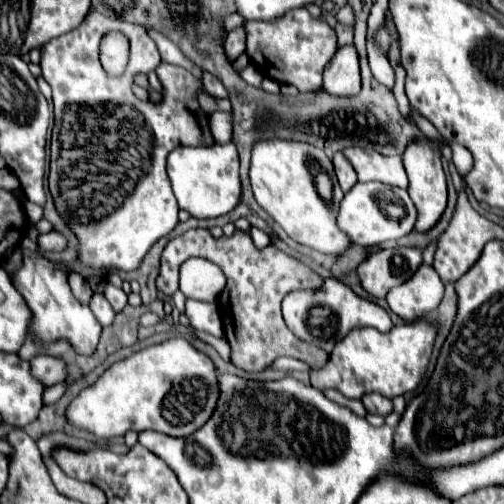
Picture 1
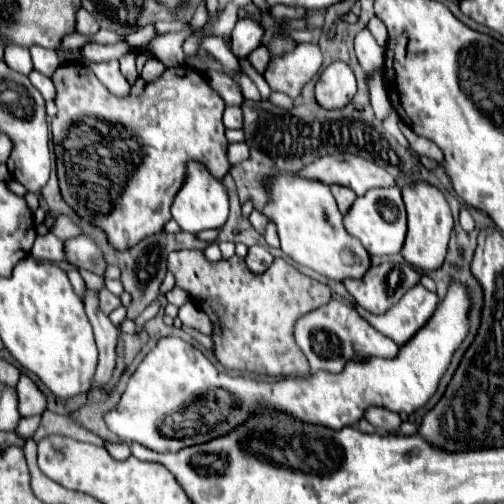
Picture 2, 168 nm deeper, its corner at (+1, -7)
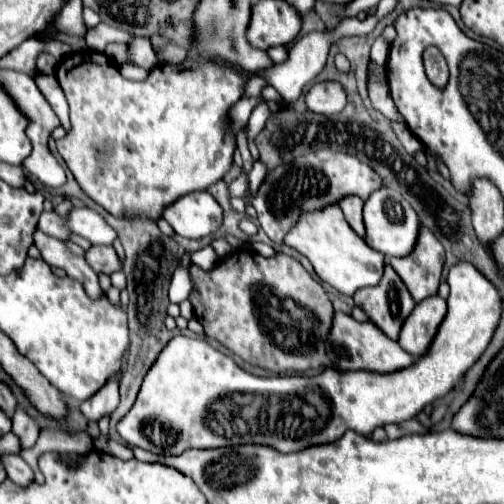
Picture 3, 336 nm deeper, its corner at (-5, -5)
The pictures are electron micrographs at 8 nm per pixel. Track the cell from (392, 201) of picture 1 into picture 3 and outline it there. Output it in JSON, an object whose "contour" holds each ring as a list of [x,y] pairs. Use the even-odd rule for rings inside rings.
{"contour":[[[382,186],[380,190],[372,192],[370,198],[364,202],[364,226],[366,226],[366,244],[378,252],[382,252],[386,258],[392,256],[406,256],[416,244],[420,220],[414,212],[414,208],[406,202],[406,198],[388,186]]]}

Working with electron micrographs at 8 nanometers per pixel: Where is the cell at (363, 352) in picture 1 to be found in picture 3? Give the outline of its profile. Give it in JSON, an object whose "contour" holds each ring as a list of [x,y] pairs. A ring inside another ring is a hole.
{"contour":[[[458,262],[452,266],[448,274],[448,314],[442,320],[428,354],[422,354],[414,360],[412,366],[378,374],[378,372],[338,372],[334,368],[326,368],[318,376],[278,376],[278,378],[260,378],[244,372],[238,368],[232,358],[214,350],[210,344],[198,338],[174,336],[160,356],[156,358],[154,366],[144,376],[142,388],[132,410],[120,420],[120,436],[130,446],[140,446],[144,450],[156,454],[182,454],[188,448],[220,448],[220,446],[238,446],[238,444],[266,444],[274,446],[280,452],[288,450],[302,450],[304,446],[320,444],[320,442],[334,442],[346,430],[356,430],[358,434],[370,436],[376,426],[384,426],[388,422],[404,422],[414,418],[424,406],[436,402],[438,398],[446,396],[464,372],[480,358],[486,350],[498,320],[500,320],[500,292],[468,262]],[[150,422],[168,424],[166,442],[154,444],[146,434],[144,428]]]}

